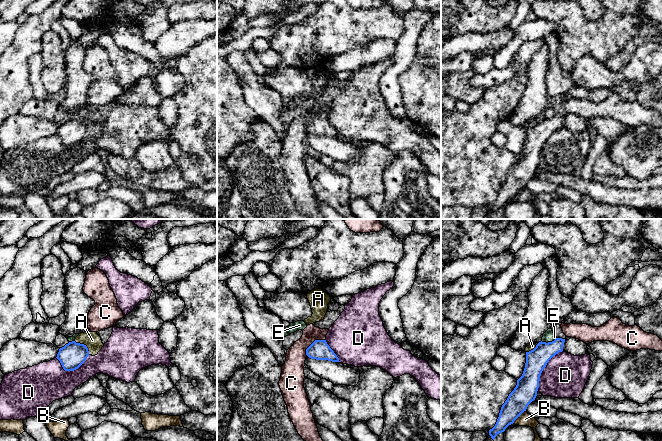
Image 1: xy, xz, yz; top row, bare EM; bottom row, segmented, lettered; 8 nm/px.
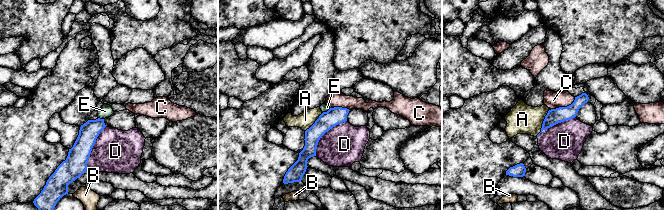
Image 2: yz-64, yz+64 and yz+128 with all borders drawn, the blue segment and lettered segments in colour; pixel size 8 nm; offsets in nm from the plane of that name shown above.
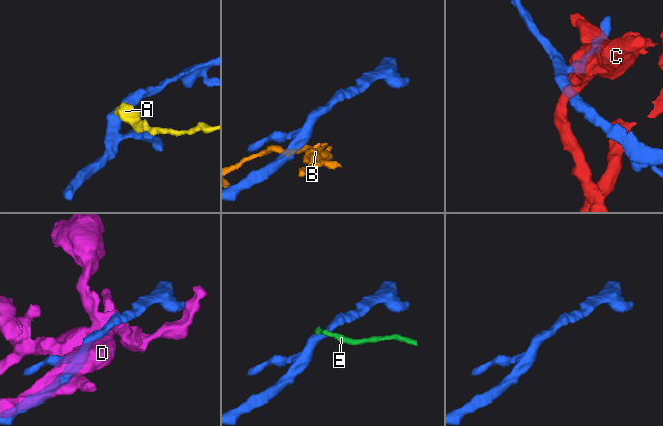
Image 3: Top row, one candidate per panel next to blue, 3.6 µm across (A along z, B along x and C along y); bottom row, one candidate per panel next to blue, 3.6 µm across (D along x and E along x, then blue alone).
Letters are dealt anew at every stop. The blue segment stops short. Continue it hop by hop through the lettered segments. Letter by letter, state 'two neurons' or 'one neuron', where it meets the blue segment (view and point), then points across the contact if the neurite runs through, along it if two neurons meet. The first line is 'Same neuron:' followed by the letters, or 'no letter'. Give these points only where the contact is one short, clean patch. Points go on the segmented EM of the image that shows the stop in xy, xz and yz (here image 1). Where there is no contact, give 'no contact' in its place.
Same neuron: no letter
A: two neurons; meets blue in xy at (83, 344)
B: two neurons; meets blue in yz at (518, 416); border along yz (525, 410), (512, 423)
C: two neurons; meets blue in xz at (313, 342); border along xz (325, 339), (316, 339), (306, 349), (305, 354)
D: two neurons; meets blue in yz at (544, 367)
E: two neurons; meets blue in yz at (548, 342); border along yz (556, 337), (551, 341), (541, 341)

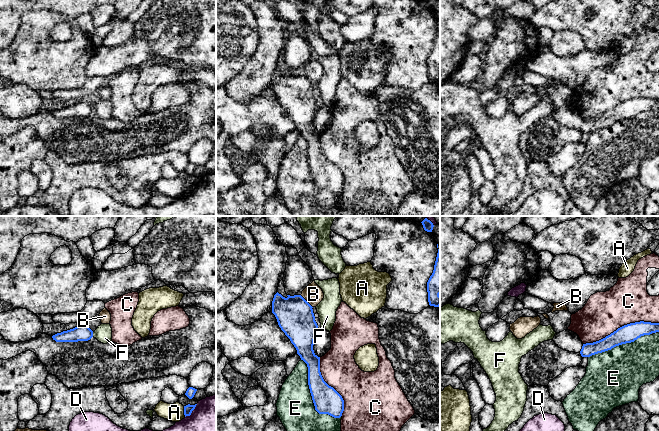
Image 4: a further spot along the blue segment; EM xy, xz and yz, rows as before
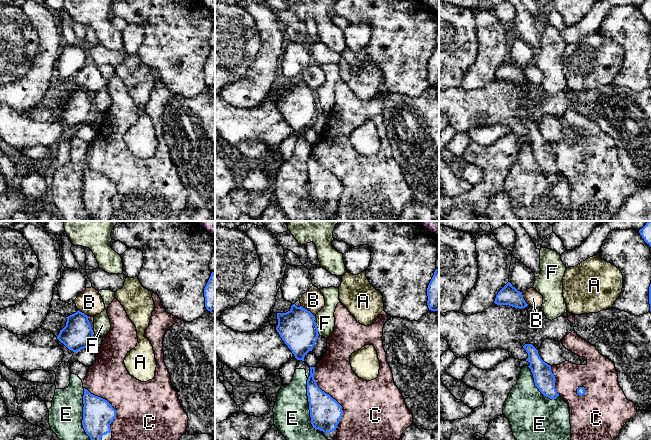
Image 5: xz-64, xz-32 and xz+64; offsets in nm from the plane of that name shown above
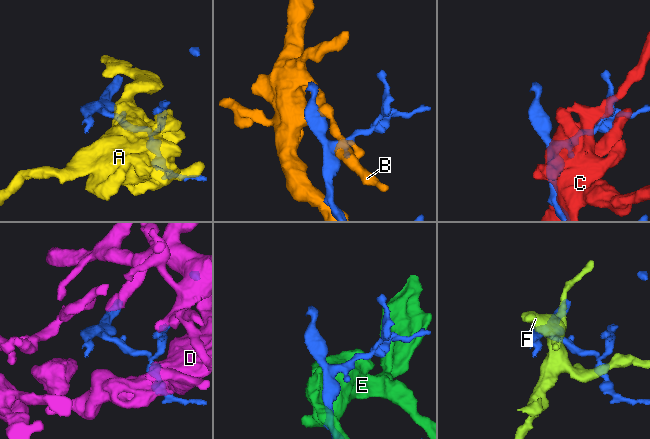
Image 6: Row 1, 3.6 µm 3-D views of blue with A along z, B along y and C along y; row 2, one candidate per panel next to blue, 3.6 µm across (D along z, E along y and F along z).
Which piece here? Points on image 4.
Same neuron: no letter
A: two neurons; meets blue in xy at (184, 411)
B: two neurons; meets blue in xz at (306, 301); border along xz (300, 295), (312, 307)
C: two neurons; meets blue in yz at (620, 327)
D: two neurons; meets blue in xy at (191, 412)
E: two neurons; meets blue in xz at (311, 395)
F: two neurons; meets blue in xy at (92, 334); border along xy (92, 332), (93, 336)

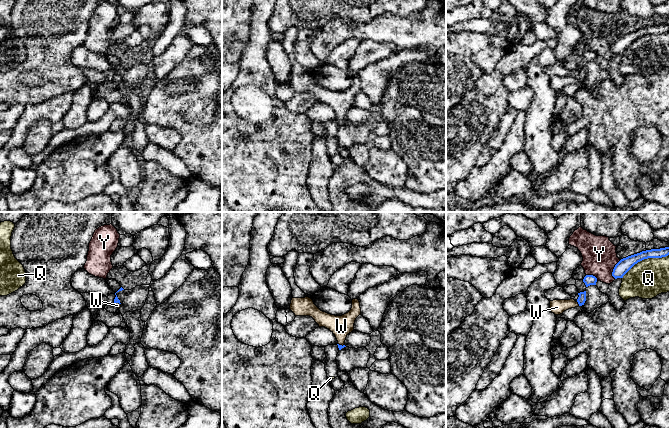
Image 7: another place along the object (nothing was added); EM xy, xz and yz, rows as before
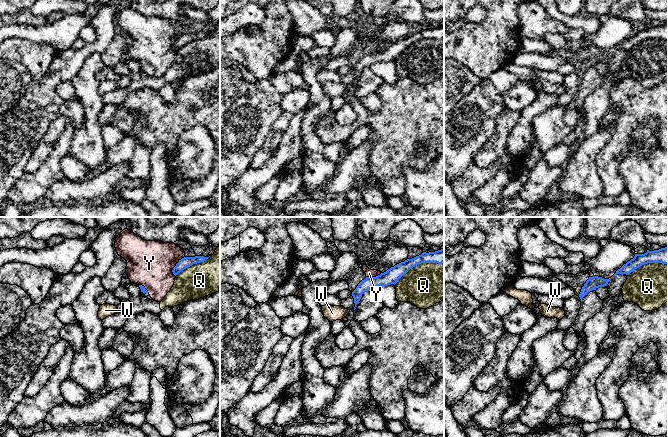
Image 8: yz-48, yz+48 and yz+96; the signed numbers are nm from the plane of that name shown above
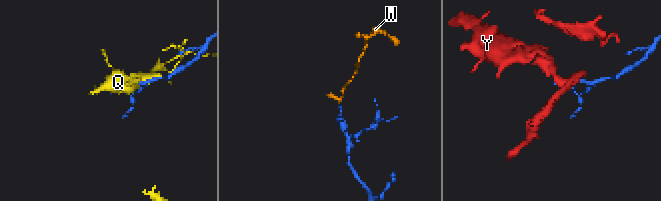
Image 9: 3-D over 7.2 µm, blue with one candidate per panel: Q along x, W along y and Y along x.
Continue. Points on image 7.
Same neuron: W
Q: two neurons; meets blue in yz at (644, 258)
W: one neuron; meets blue in yz at (578, 303); runs through yz (581, 299), (578, 303), (557, 307)
Y: two neurons; meets blue in yz at (613, 269)

